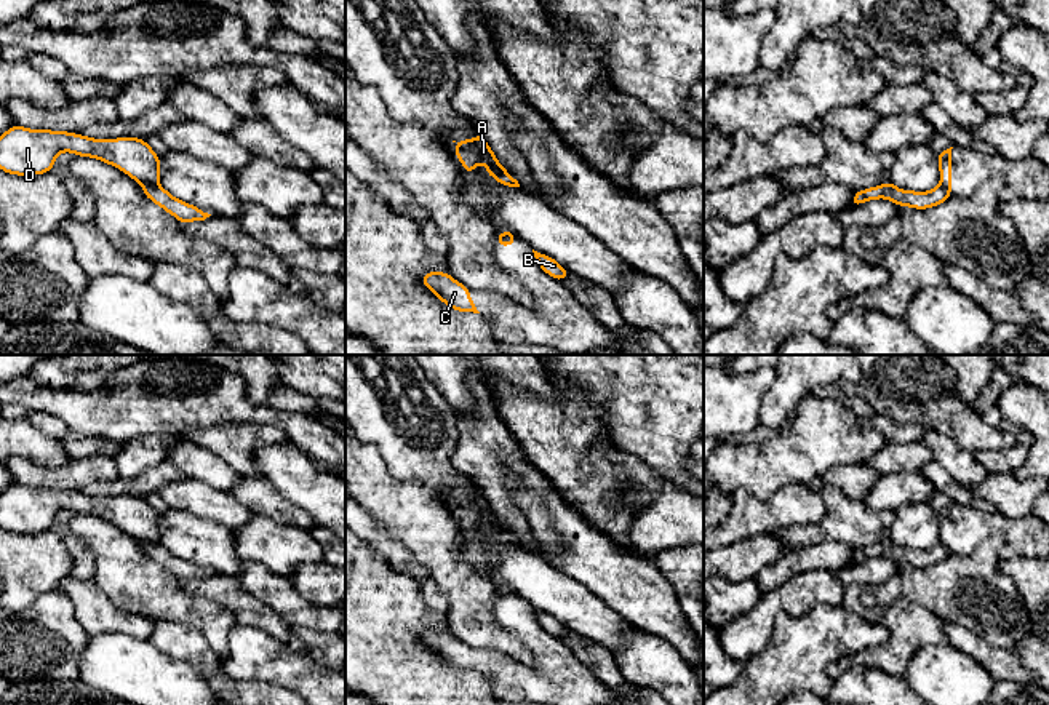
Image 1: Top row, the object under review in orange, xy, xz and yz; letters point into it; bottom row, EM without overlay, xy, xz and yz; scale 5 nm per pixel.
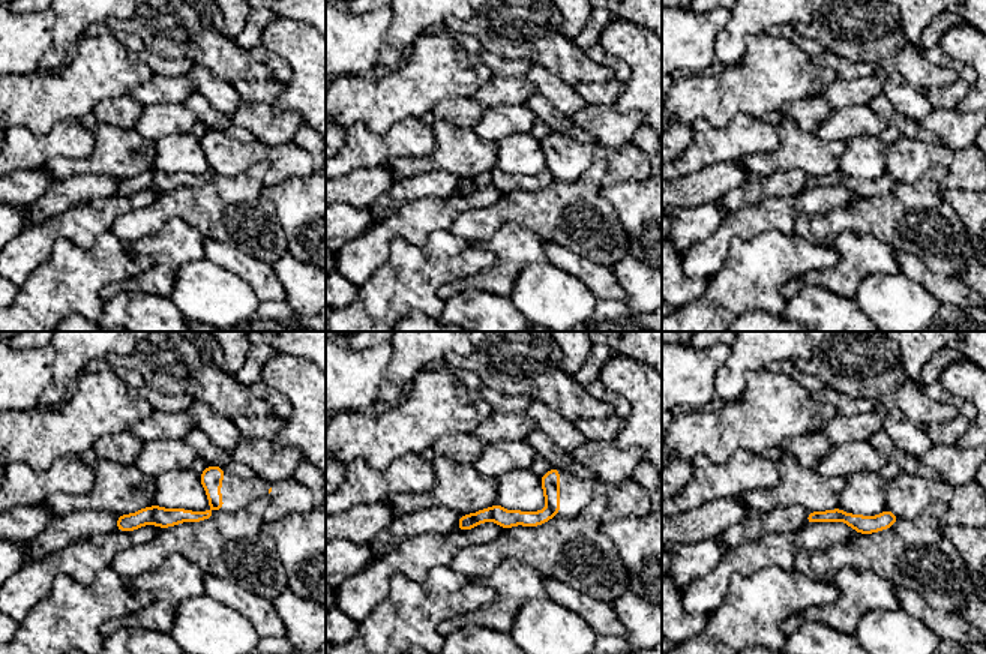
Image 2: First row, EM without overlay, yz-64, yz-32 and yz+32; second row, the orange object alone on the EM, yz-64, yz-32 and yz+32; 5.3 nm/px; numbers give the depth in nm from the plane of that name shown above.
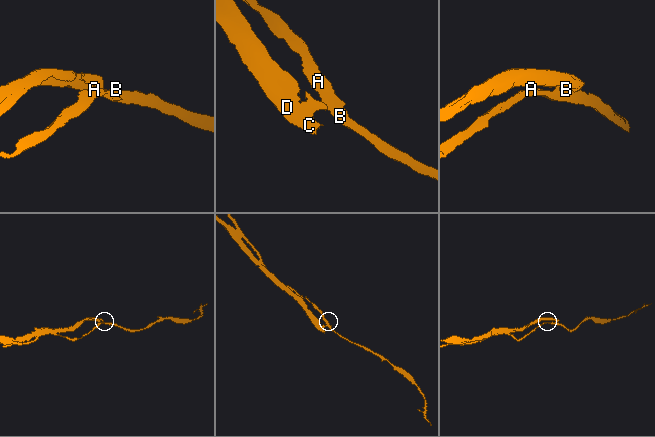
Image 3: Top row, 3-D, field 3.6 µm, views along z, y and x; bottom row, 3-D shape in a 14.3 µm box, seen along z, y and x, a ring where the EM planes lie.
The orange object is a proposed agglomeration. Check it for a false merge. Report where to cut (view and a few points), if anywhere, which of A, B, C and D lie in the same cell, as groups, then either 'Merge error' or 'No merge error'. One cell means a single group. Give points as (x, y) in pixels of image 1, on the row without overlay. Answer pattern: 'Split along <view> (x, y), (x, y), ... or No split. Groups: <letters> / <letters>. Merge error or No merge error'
Split along xy (157, 542), (144, 545). Groups: A B / C D. Merge error

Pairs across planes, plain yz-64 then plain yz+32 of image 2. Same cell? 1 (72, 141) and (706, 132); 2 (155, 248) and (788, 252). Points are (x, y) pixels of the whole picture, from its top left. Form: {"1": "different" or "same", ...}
{"1": "same", "2": "different"}

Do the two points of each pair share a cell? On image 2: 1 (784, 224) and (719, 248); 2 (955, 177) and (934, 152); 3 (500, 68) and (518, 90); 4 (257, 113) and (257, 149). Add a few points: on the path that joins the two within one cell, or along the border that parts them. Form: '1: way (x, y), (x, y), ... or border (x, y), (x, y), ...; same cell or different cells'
1: way (767, 222), (739, 224), (731, 231); same cell
2: way (955, 170), (941, 155); same cell
3: border (494, 75), (524, 77); different cells
4: border (255, 138), (270, 147); different cells

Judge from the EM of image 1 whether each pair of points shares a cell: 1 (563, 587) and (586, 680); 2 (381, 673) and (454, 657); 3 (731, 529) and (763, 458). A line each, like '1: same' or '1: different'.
1: different
2: different
3: different

